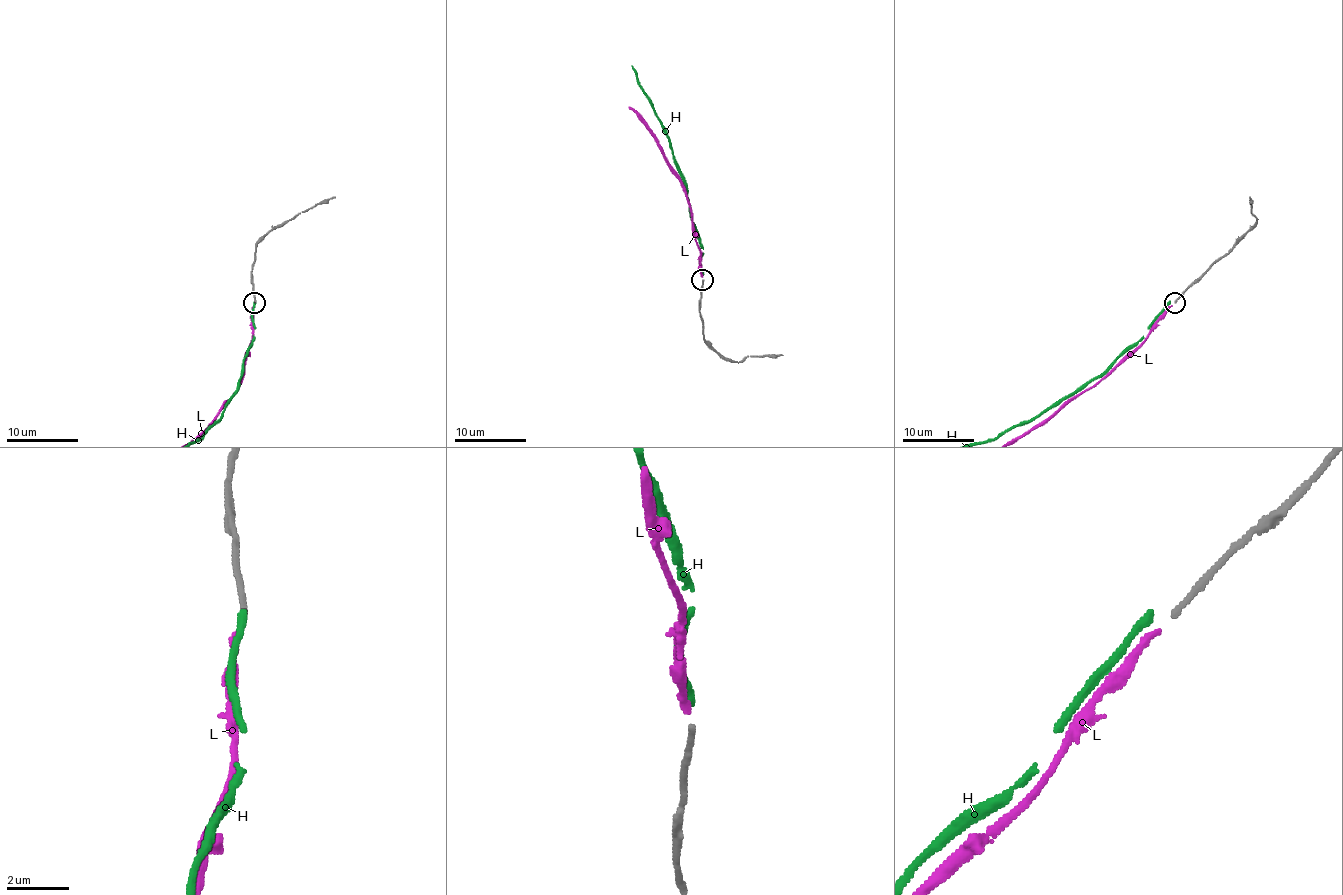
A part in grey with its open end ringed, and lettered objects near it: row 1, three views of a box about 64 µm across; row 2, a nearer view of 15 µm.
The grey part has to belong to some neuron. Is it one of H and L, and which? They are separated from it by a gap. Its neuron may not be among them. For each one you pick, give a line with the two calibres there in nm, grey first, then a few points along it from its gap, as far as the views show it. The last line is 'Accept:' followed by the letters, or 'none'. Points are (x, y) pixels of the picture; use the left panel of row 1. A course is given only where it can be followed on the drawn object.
L: 170/220 nm
Accept: L

